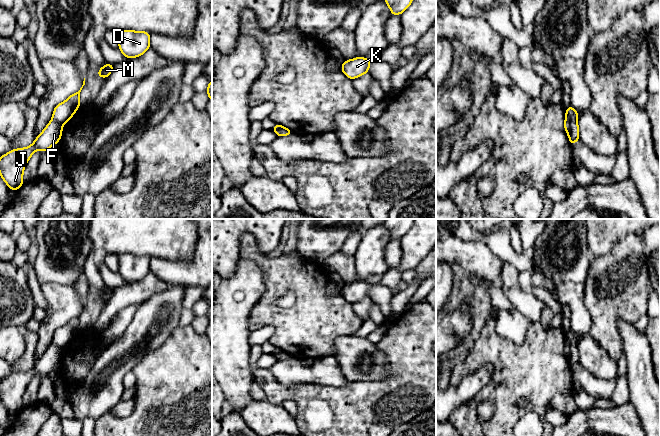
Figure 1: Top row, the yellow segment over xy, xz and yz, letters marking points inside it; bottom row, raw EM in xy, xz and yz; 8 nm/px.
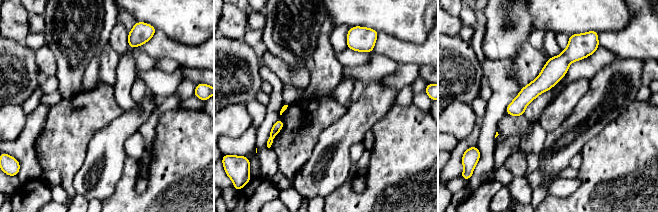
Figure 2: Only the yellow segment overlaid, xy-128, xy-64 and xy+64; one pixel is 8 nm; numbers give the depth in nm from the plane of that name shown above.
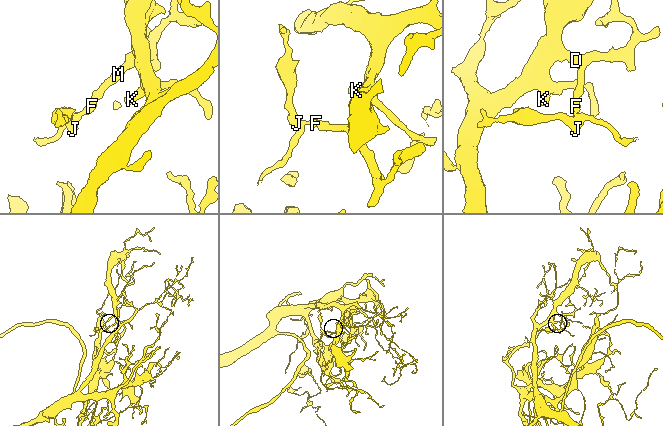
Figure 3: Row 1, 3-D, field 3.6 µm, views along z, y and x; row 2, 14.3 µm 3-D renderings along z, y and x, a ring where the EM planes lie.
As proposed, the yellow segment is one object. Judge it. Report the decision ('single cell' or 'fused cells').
fused cells

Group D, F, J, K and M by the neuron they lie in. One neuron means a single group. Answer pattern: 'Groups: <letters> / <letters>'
Groups: D K M / F J

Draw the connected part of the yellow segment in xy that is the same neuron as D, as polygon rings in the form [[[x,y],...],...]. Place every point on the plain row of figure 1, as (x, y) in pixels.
[[[122,254],[119,256],[118,272],[127,283],[139,281],[150,272],[150,257]]]

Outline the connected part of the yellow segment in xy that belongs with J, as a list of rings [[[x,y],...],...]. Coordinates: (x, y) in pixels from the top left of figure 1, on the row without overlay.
[[[53,343],[45,353],[35,362],[32,369],[26,372],[13,373],[0,380],[0,400],[10,414],[18,414],[23,409],[23,395],[36,374],[43,376],[58,367],[62,360],[63,349]]]

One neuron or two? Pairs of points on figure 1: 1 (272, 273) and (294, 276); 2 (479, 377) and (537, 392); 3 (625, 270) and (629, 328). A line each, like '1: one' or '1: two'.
1: one
2: two
3: two

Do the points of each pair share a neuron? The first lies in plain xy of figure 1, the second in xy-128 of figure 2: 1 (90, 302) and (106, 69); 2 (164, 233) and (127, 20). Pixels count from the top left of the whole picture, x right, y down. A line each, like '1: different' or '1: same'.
1: same
2: different

